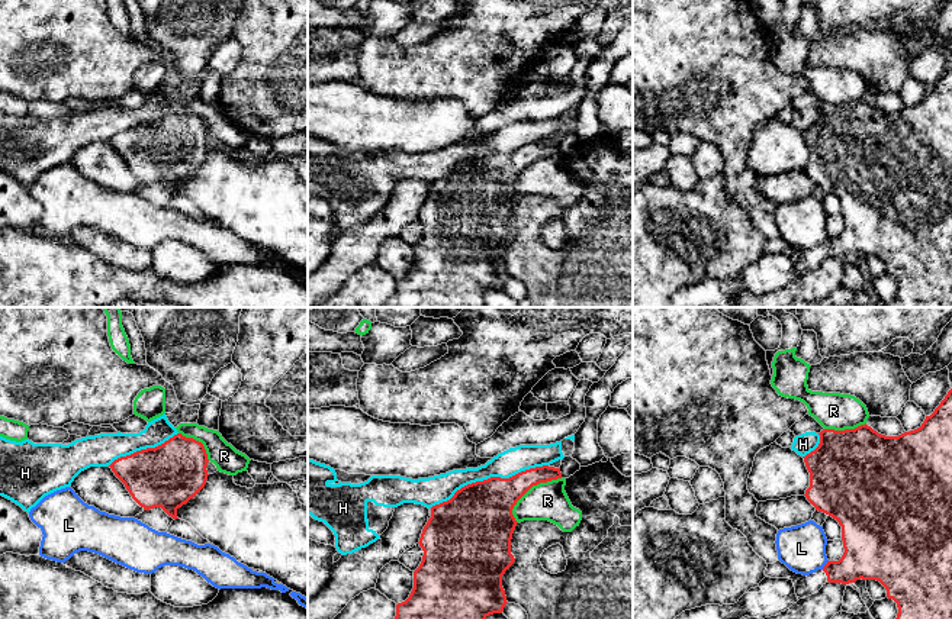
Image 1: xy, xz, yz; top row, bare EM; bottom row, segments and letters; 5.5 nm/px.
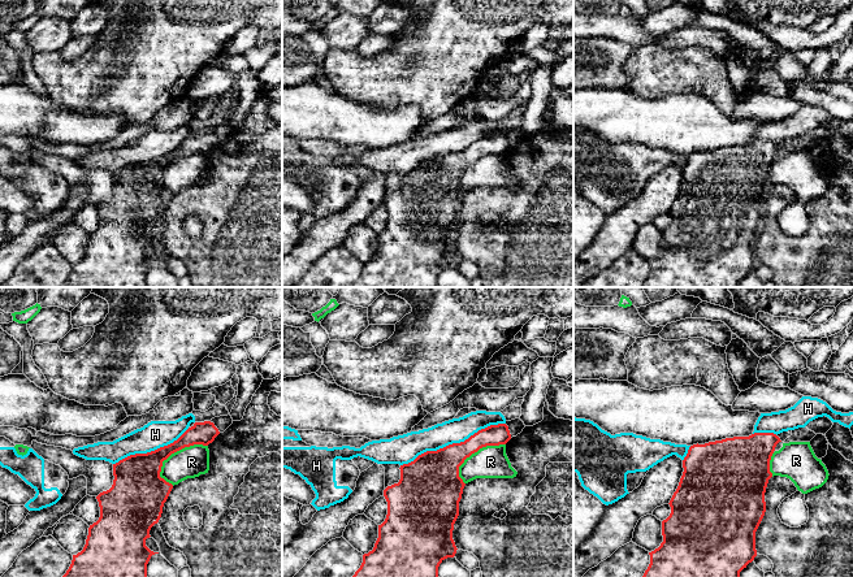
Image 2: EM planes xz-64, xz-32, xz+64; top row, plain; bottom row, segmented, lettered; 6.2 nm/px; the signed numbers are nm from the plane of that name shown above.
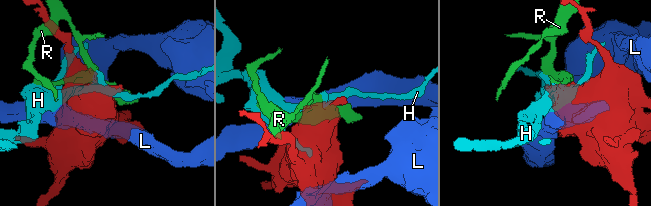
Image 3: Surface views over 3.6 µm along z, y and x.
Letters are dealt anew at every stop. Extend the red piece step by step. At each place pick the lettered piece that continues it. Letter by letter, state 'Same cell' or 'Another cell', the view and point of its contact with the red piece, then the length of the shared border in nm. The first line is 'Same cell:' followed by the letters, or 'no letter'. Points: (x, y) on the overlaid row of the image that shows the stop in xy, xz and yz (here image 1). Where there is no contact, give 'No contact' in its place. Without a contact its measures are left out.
Same cell: no letter
H: Another cell. Touches red at xz (491, 477). Shared border 700 nm
L: Another cell. Touches red at yz (826, 564). Shared border 70 nm
R: Another cell. Touches red at xz (530, 487). Shared border 360 nm

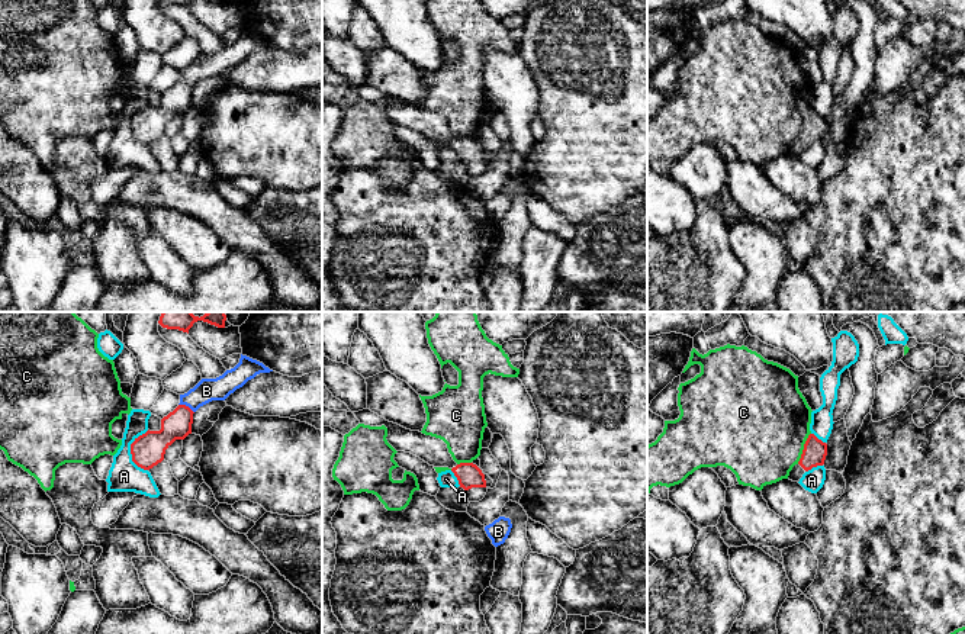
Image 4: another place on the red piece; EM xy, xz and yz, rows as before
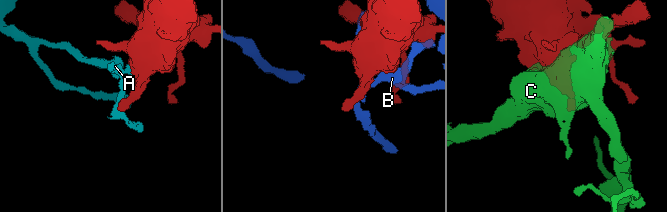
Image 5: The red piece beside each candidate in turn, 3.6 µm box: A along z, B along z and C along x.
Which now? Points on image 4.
Same cell: no letter
A: Another cell. Touches red at xy (131, 450). Shared border 240 nm
B: Another cell. Touches red at xy (185, 405). Shared border 100 nm
C: Another cell. Touches red at yz (804, 449). Shared border 190 nm

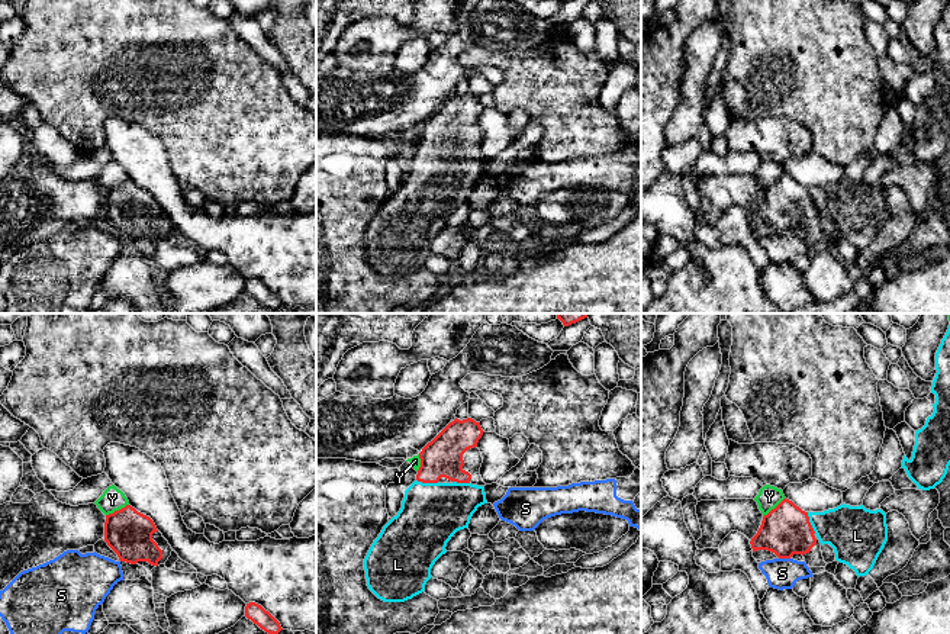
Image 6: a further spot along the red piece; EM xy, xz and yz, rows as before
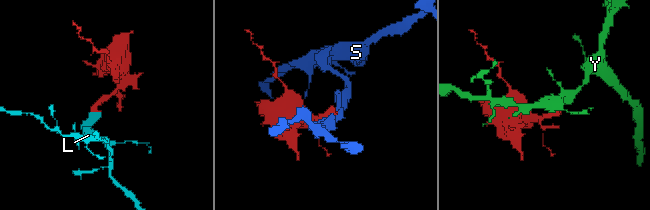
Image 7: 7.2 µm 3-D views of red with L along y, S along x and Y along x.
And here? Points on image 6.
Same cell: L
L: Same cell. Touches red at xz (428, 482). Shared border 130 nm
S: Another cell. Touches red at yz (785, 557). Shared border 60 nm
Y: Another cell. Touches red at xy (116, 511). Shared border 140 nm

